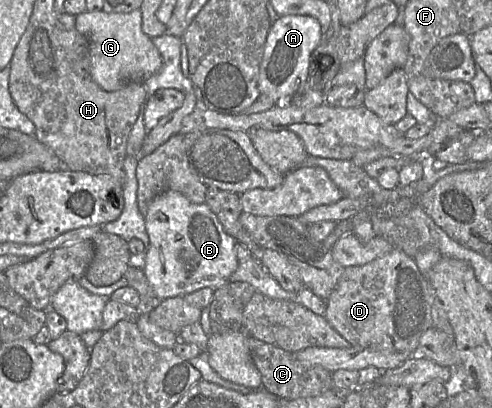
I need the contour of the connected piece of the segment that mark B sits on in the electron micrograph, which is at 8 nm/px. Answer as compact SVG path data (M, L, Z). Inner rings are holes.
M165 191L151 201L144 220L150 242L144 274L161 300L185 296L207 287L215 290L231 282L230 277L239 265L236 240L224 231L222 224L206 203L194 204L177 191Z

